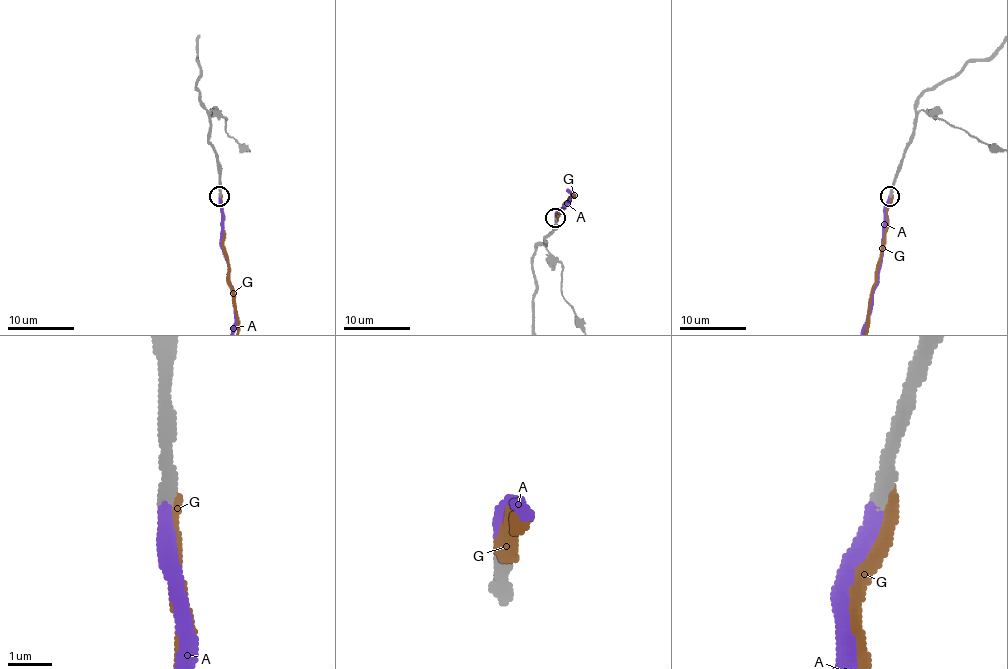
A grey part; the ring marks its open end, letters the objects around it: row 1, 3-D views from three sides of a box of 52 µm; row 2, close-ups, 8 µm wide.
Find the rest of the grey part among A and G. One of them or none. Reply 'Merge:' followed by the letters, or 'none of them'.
Merge: A

